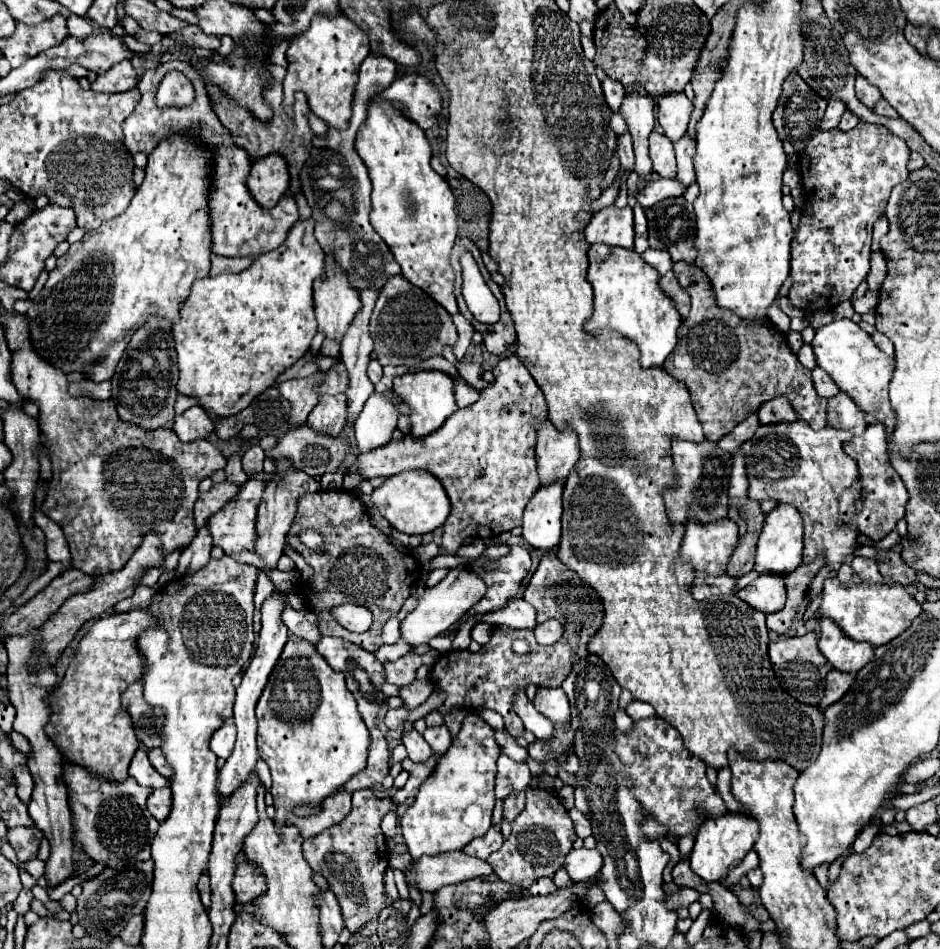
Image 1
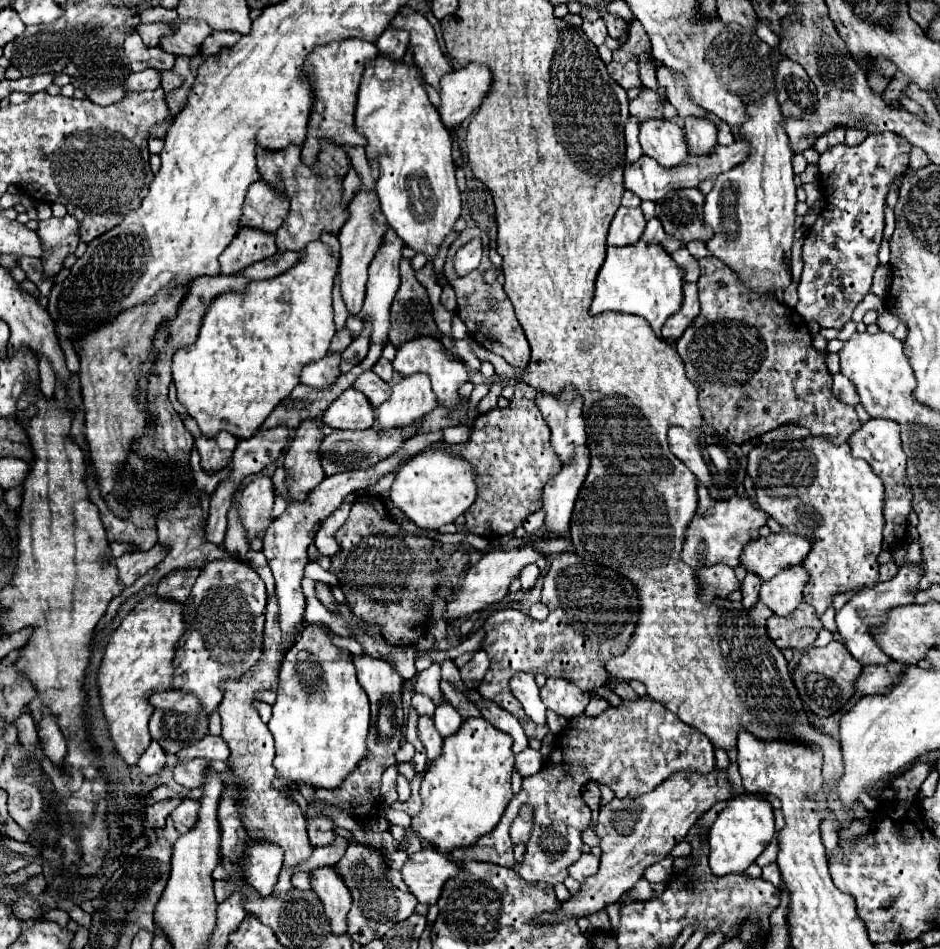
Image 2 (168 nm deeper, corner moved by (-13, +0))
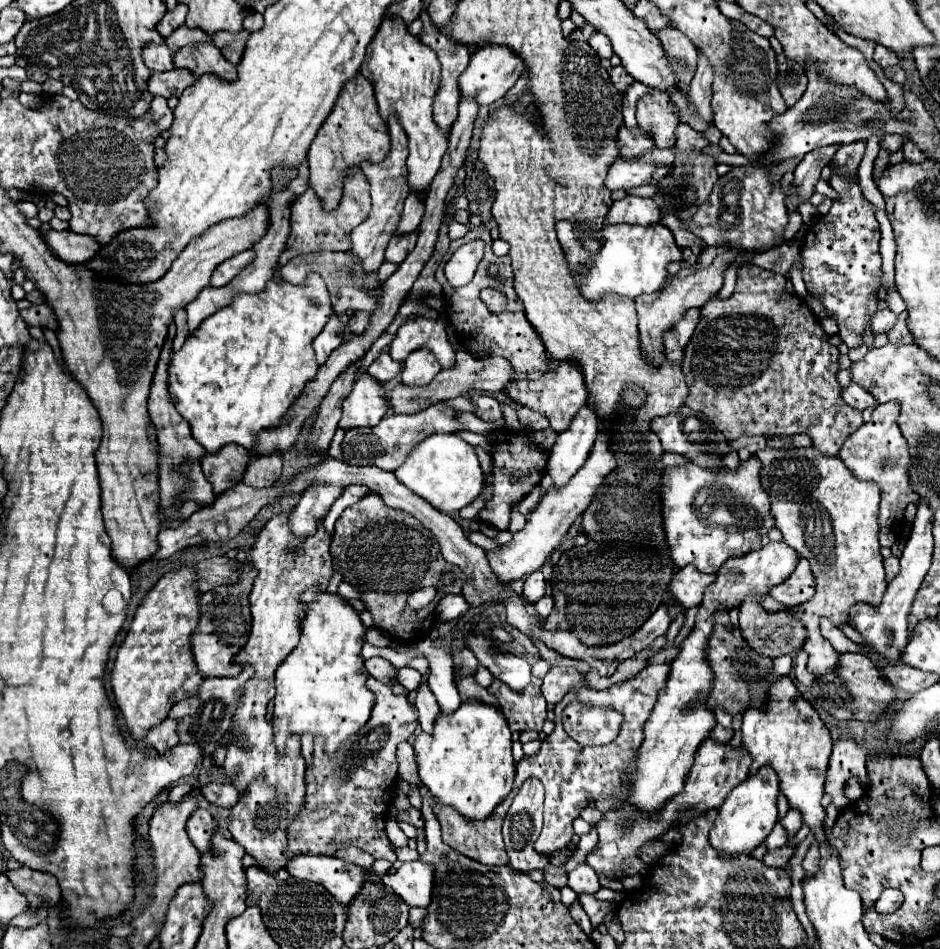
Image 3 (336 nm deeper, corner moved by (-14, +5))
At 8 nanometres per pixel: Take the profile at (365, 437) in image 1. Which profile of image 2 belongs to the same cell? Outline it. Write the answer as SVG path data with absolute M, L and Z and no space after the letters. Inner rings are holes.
M427 374L403 376L391 388L391 398L377 408L379 430L403 428L439 406Z

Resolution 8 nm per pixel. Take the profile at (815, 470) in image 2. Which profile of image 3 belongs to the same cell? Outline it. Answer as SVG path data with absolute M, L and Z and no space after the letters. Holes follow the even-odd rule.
M792 447L758 451L756 457L762 463L760 483L770 497L772 517L782 531L784 541L806 557L816 577L816 593L810 601L794 607L792 611L808 629L804 651L810 655L808 669L814 675L822 675L836 667L838 653L820 635L820 617L830 619L834 625L846 623L848 611L854 603L864 601L878 605L886 591L884 565L878 545L878 505L880 489L874 481L858 481L840 457L822 457L818 449Z

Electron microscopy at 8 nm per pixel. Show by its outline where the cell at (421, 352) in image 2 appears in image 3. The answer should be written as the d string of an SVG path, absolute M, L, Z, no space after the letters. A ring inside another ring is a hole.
M426 317L408 319L398 329L396 339L390 345L390 357L402 363L412 351L418 351L418 349L428 349L430 353L434 353L442 369L450 369L456 363L454 349L446 337L444 321L440 317L438 319L426 319Z

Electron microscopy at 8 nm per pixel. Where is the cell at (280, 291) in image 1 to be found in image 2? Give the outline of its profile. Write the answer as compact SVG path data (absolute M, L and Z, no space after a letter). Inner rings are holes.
M311 242L305 248L305 258L285 274L271 280L253 280L245 294L227 292L211 302L197 342L181 348L173 356L177 400L199 424L203 436L215 438L223 430L239 440L253 436L273 408L299 384L301 368L309 364L309 360L313 362L329 352L329 344L335 334L331 308L335 272L337 260L329 254L329 248L323 242Z

